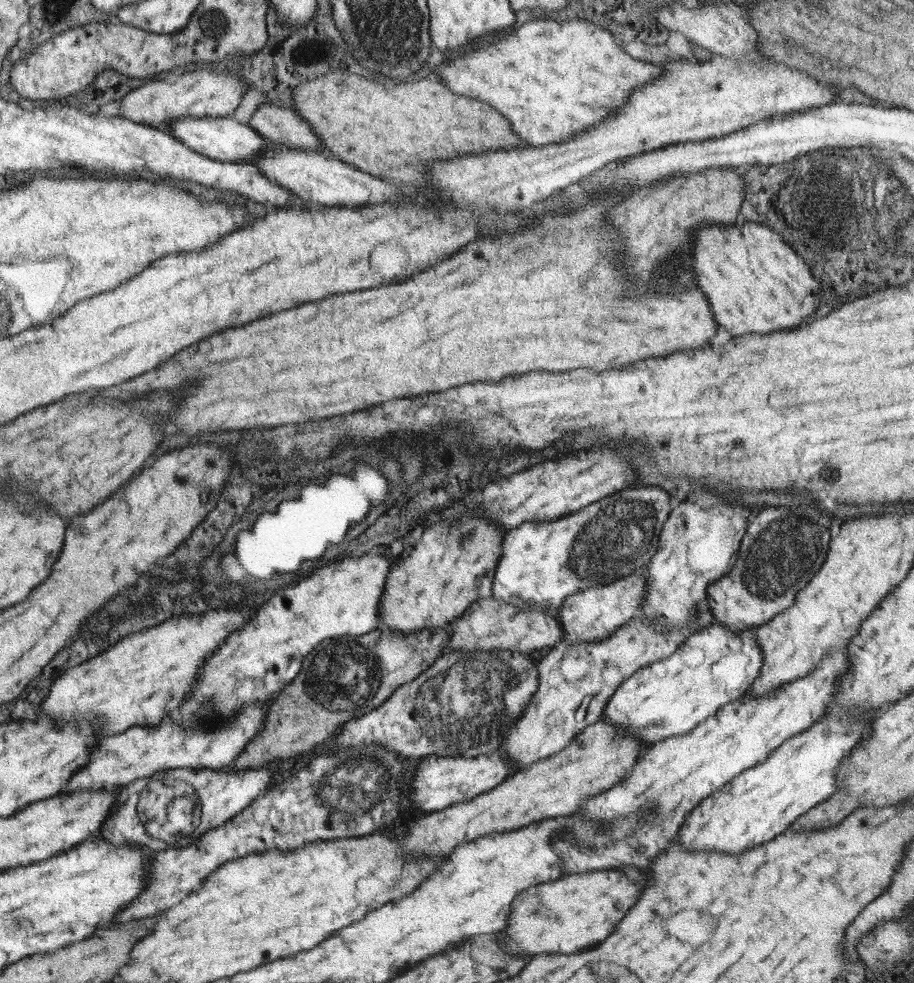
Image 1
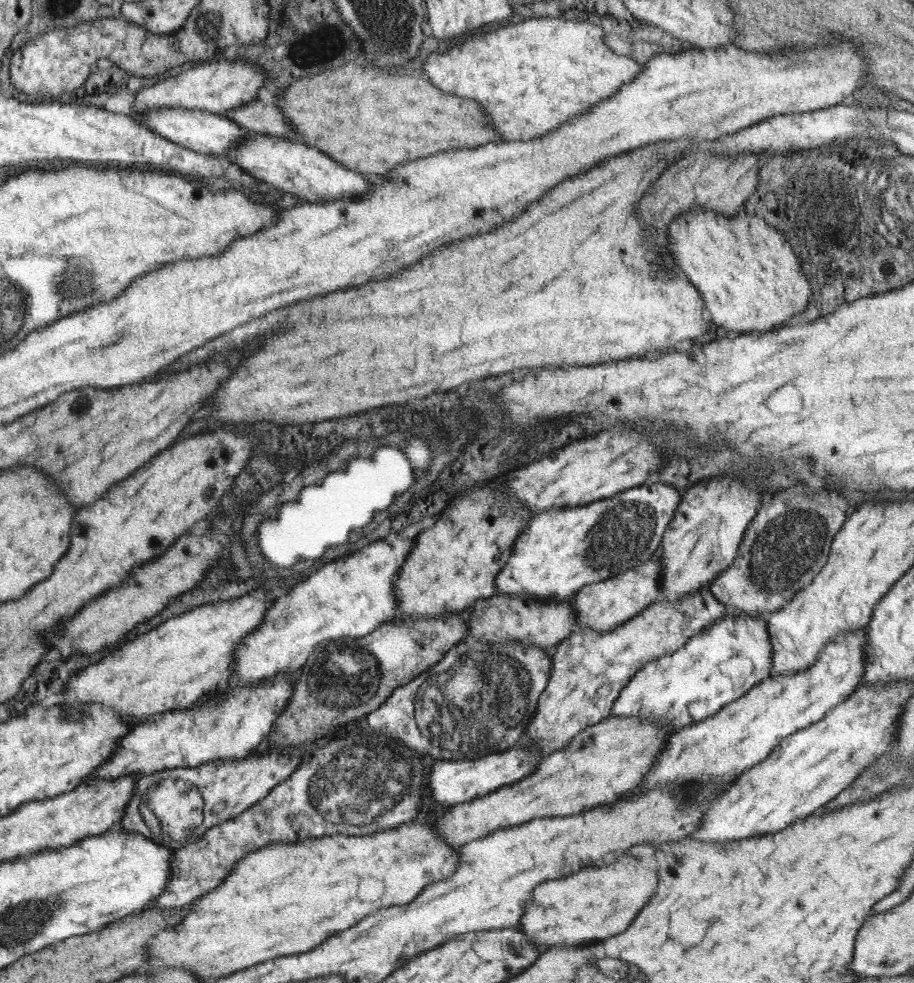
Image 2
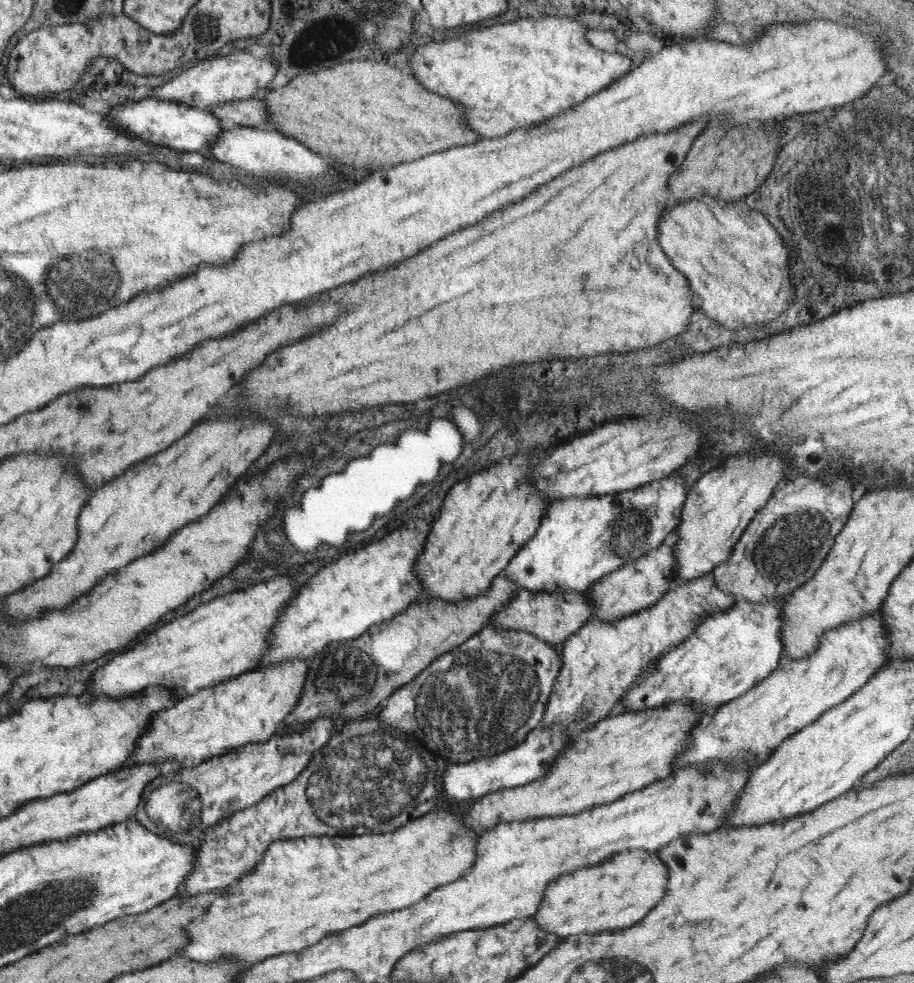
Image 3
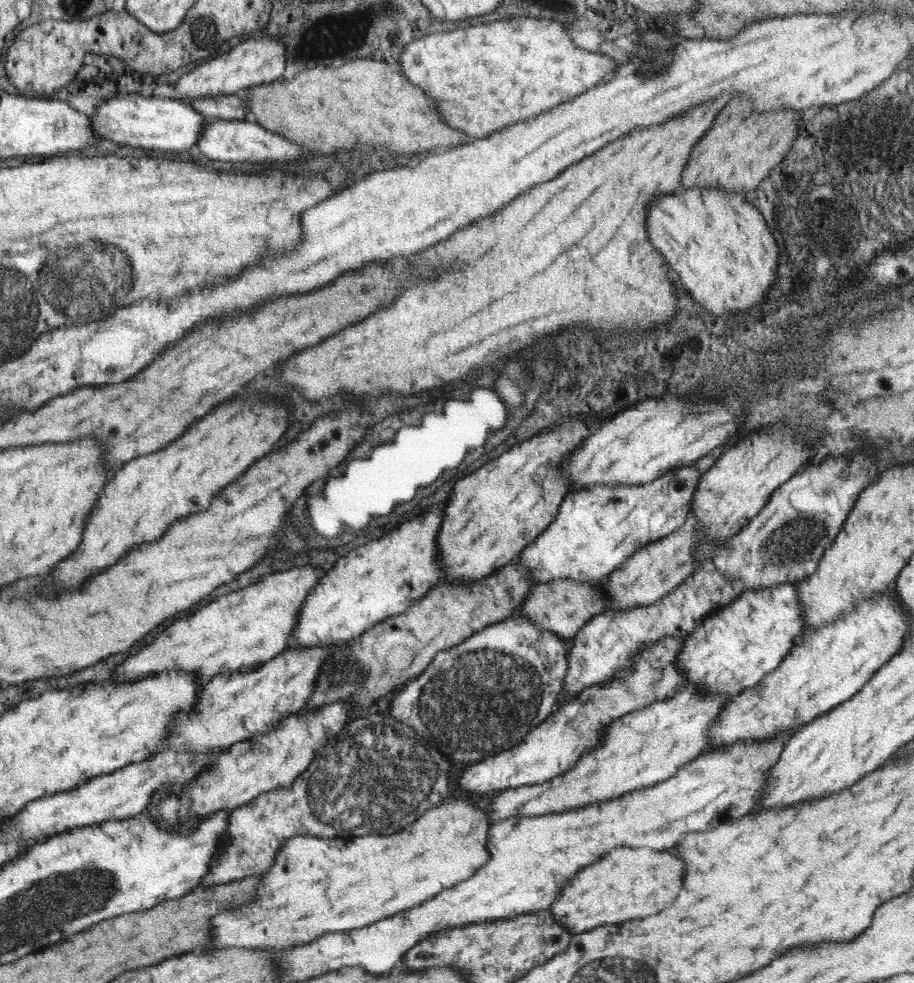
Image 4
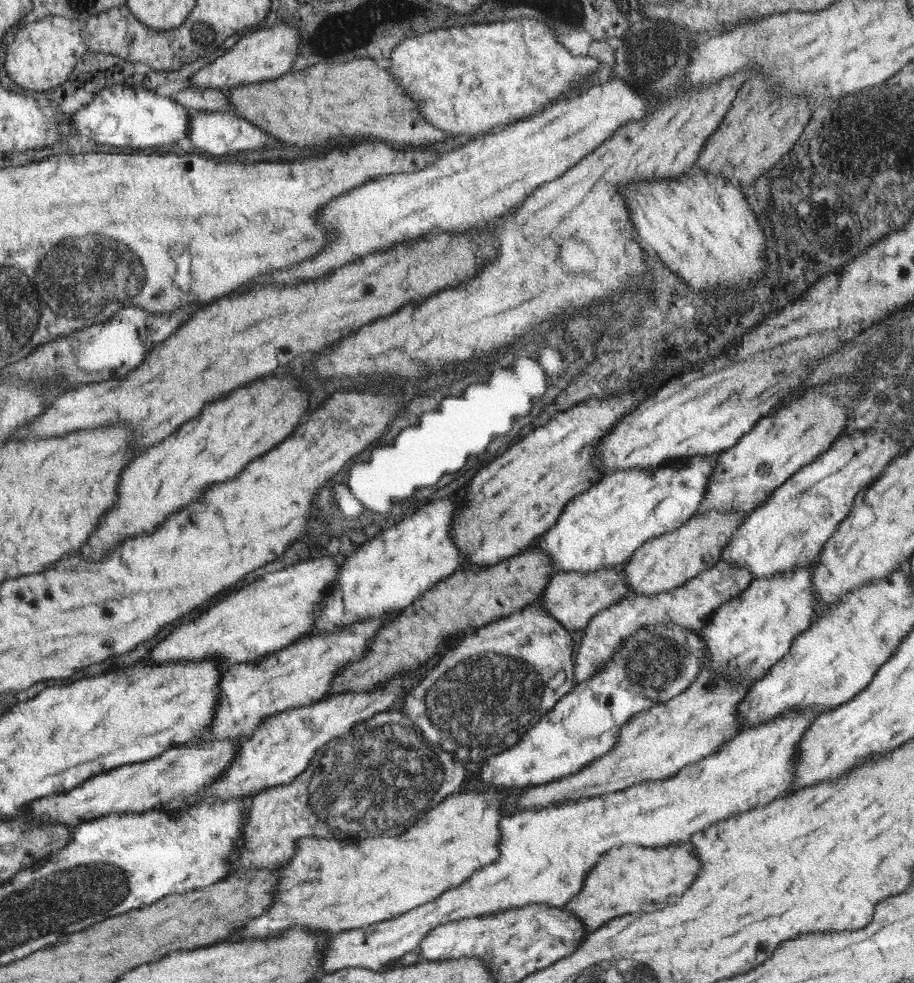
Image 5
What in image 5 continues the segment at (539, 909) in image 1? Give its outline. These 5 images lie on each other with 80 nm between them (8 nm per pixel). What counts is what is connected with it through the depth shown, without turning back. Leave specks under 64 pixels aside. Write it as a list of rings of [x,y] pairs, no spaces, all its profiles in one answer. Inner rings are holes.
[[[688,841],[655,848],[631,844],[613,847],[599,857],[585,875],[578,893],[561,907],[576,916],[590,933],[608,920],[638,912],[644,905],[679,896],[699,871],[700,862]]]

